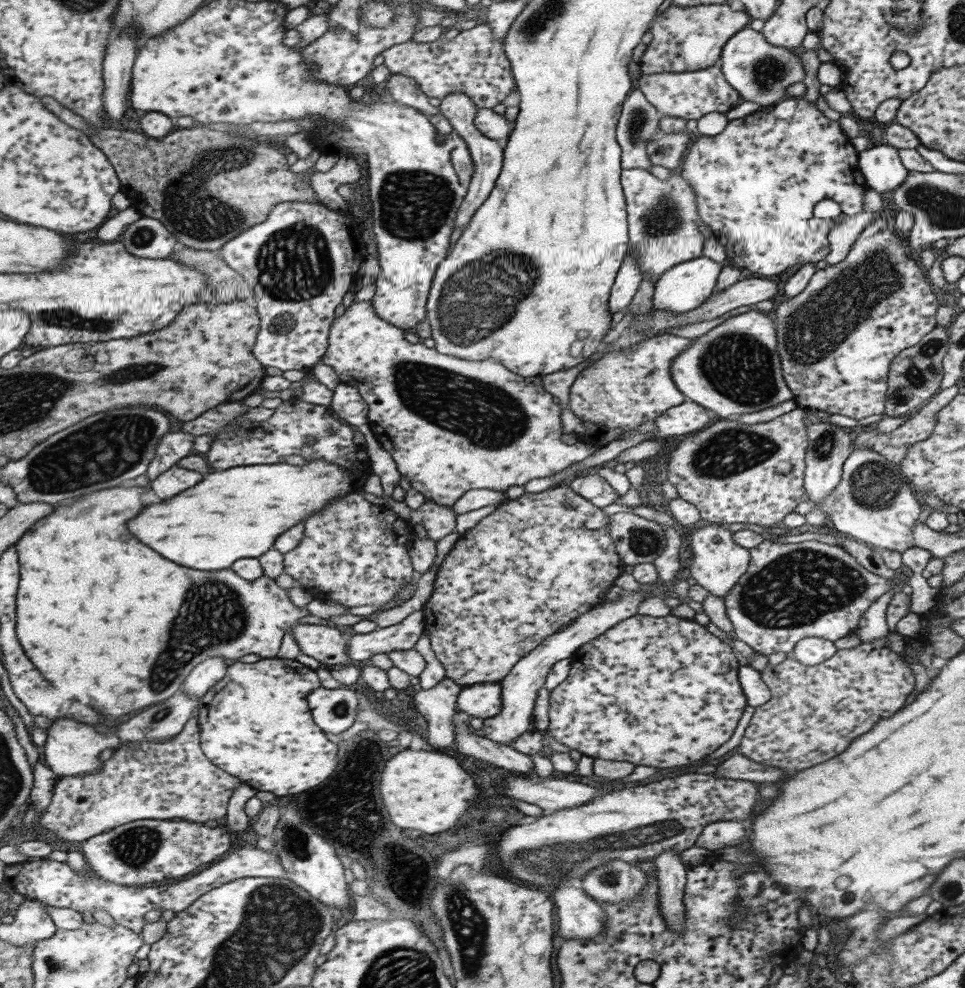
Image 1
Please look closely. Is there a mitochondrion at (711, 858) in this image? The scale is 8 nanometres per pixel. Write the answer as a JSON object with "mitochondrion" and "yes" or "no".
{"mitochondrion":"no"}

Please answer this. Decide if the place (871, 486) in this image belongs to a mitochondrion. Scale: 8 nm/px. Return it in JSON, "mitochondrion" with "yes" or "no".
{"mitochondrion":"yes"}

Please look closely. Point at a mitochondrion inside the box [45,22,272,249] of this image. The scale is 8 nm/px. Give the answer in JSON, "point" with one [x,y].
{"point":[191,209]}

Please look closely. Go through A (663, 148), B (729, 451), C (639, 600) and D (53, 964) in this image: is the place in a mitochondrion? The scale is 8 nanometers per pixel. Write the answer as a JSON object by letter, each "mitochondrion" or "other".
{"A":"mitochondrion","B":"mitochondrion","C":"other","D":"mitochondrion"}

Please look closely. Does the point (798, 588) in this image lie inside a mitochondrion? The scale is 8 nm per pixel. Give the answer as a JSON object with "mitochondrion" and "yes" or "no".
{"mitochondrion":"yes"}

